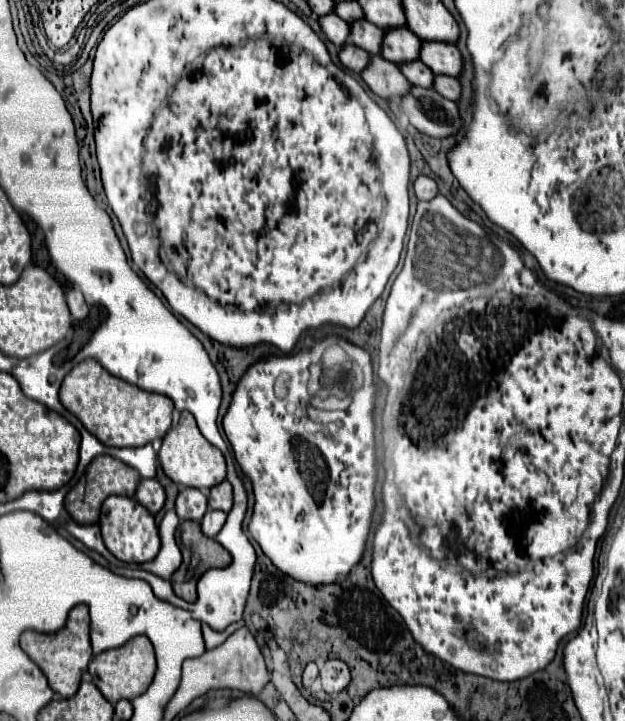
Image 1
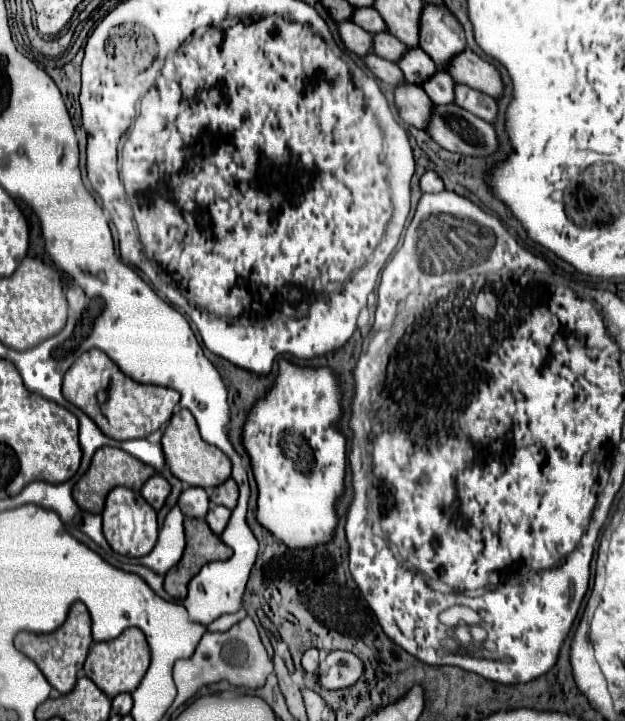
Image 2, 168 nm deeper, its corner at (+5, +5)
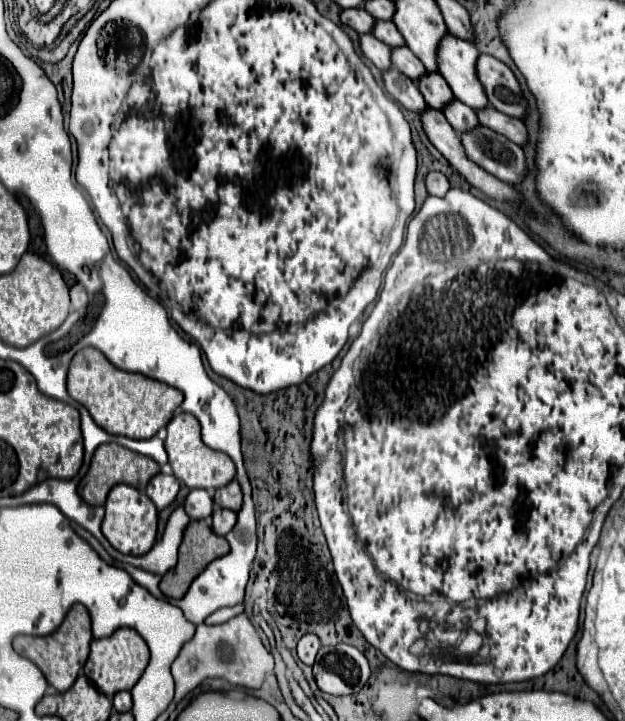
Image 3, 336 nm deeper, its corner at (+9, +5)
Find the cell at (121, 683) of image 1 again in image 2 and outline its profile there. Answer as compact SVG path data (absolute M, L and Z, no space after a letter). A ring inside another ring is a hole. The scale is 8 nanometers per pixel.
M126 628L118 638L108 642L96 642L90 648L90 654L84 664L84 672L94 684L106 692L108 698L114 698L122 692L134 692L144 678L146 670L150 666L150 648L146 642L146 636L138 628Z

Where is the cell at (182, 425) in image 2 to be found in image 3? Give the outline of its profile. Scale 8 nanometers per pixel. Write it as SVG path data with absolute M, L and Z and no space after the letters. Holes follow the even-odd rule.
M182 412L168 422L166 430L168 430L168 436L164 440L164 446L168 452L170 466L174 470L174 476L180 482L184 482L188 488L204 488L204 490L212 492L212 490L224 486L226 482L230 482L234 478L236 468L234 468L234 462L230 460L230 456L220 452L220 450L208 448L200 440L200 424L198 424L196 416Z

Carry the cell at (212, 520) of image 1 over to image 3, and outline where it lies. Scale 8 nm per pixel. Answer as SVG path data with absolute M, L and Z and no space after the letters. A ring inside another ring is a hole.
M214 508L212 512L212 530L218 536L226 536L236 524L236 512L226 510L226 508Z

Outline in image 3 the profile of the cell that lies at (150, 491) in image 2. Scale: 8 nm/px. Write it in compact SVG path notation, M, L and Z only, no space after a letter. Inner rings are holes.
M162 472L156 474L156 476L148 482L148 486L146 486L146 494L148 494L148 498L154 502L154 506L156 506L158 510L166 508L166 506L176 498L178 490L180 490L178 480L176 480L174 476L166 476L166 474L162 474Z

